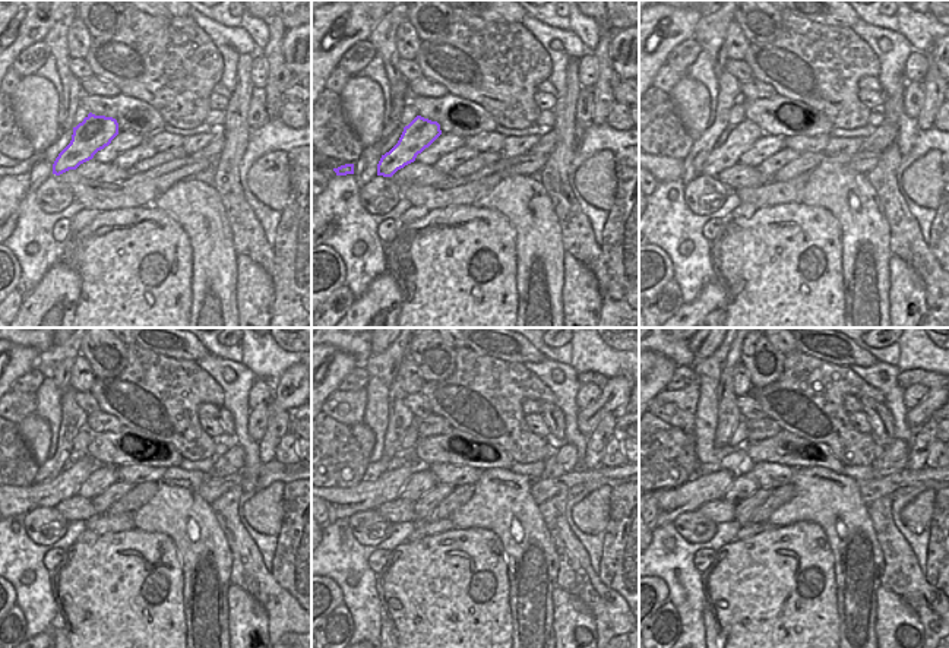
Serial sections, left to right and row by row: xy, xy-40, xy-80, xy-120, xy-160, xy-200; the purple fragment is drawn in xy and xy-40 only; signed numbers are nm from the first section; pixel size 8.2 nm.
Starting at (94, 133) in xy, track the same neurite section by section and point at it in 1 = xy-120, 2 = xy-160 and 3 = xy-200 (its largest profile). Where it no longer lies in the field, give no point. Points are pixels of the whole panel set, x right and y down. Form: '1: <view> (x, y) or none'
1: xy-120 (66, 484)
2: xy-160 (370, 495)
3: xy-200 (709, 487)

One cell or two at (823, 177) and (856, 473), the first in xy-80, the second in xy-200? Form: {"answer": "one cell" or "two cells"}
{"answer": "two cells"}

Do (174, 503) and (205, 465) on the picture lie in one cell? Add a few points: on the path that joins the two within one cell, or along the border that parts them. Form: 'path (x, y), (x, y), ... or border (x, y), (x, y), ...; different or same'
border (180, 465), (189, 470), (201, 470), (205, 474); different

